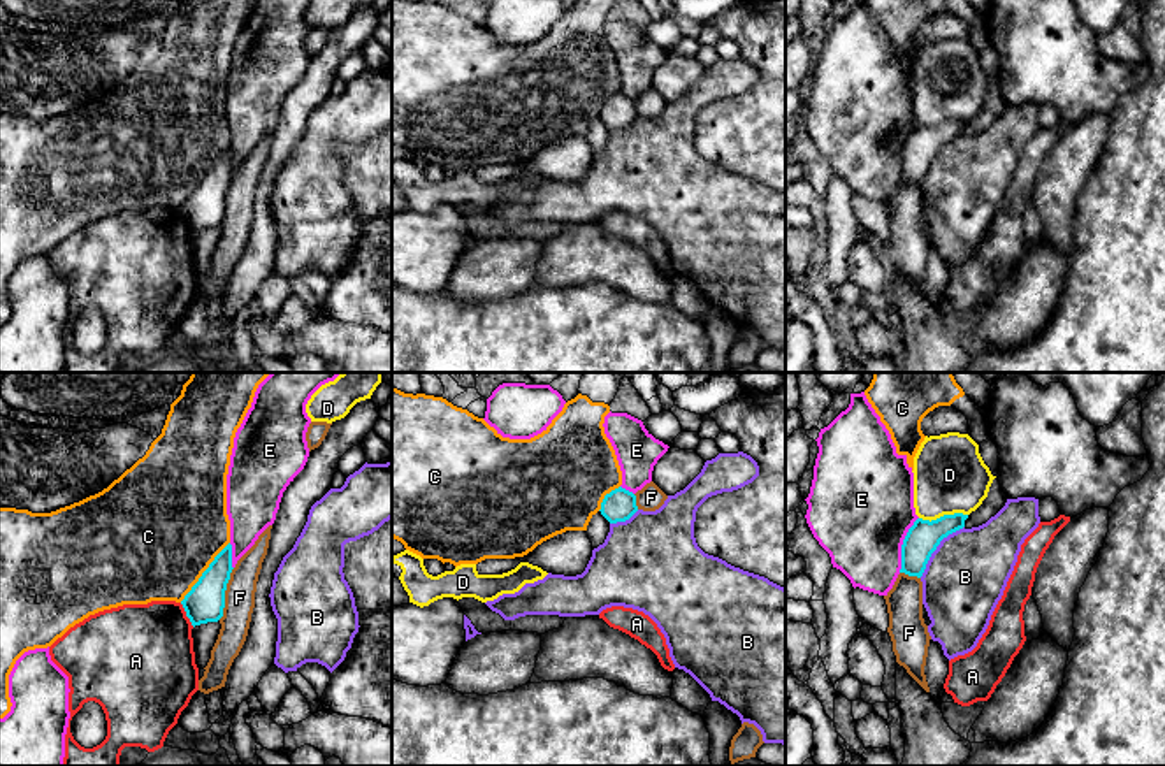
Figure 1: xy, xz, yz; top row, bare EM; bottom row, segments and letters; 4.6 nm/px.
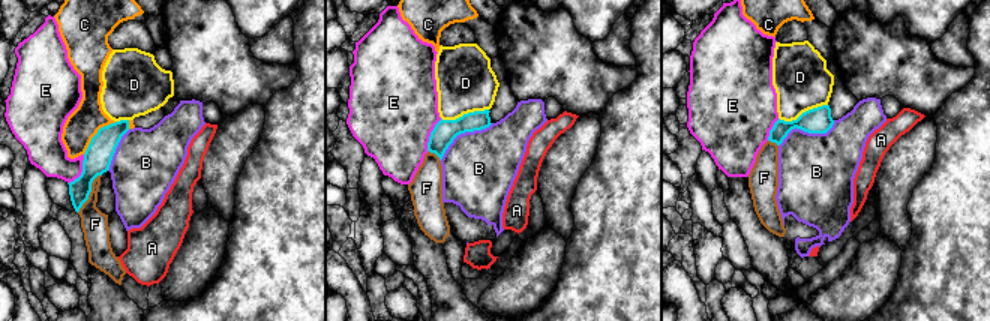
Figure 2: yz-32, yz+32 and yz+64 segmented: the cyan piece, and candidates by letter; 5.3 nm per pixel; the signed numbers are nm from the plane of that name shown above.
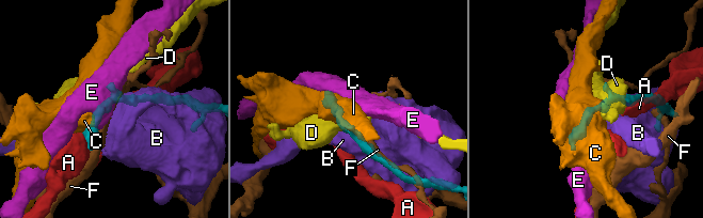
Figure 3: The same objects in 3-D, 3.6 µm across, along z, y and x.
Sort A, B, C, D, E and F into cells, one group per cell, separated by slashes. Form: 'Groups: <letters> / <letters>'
Groups: A / B / C / D / E / F

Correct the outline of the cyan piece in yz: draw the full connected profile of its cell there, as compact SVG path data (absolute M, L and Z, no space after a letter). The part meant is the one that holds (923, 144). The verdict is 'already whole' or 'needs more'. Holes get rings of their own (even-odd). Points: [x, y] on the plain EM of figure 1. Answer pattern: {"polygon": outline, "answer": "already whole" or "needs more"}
{"polygon": "M963 119L944 121L931 128L917 125L901 151L900 179L921 184L940 148L963 135L966 125Z", "answer": "already whole"}

